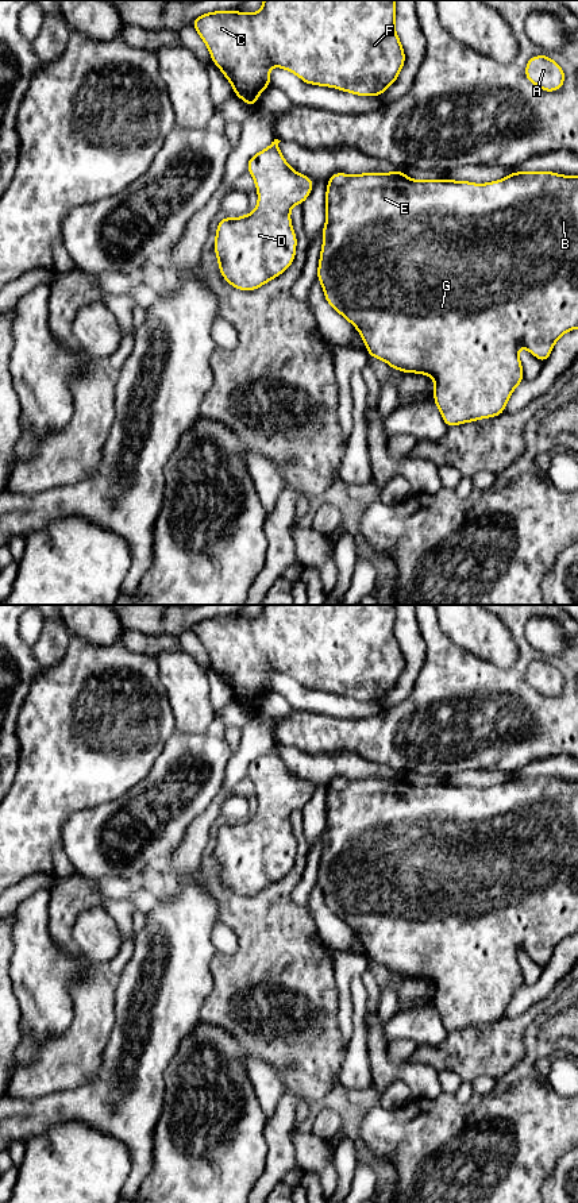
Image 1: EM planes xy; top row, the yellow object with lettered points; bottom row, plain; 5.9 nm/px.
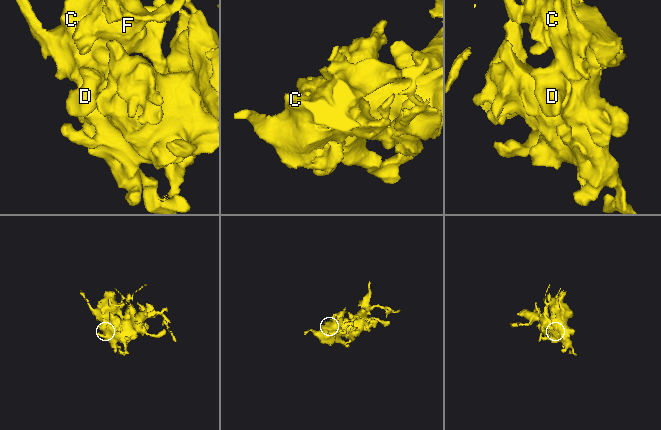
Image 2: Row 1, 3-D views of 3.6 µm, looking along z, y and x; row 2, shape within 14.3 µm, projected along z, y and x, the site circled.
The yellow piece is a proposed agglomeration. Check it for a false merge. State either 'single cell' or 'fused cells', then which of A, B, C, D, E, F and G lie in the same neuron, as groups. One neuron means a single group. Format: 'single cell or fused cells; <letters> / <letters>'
single cell; A B C D E F G

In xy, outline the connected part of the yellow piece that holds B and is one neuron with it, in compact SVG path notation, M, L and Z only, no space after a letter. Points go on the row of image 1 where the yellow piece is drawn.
M392 170L389 174L334 173L328 178L325 192L325 216L317 279L327 302L357 328L370 356L386 362L398 371L425 374L435 381L434 401L447 427L502 415L512 392L524 379L519 348L525 347L544 363L556 340L578 328L578 177L575 176L513 171L498 181L474 184L448 178L419 181L400 170Z

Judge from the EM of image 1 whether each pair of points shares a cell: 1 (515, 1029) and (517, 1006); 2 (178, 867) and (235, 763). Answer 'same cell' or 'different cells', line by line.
1: different cells
2: same cell

